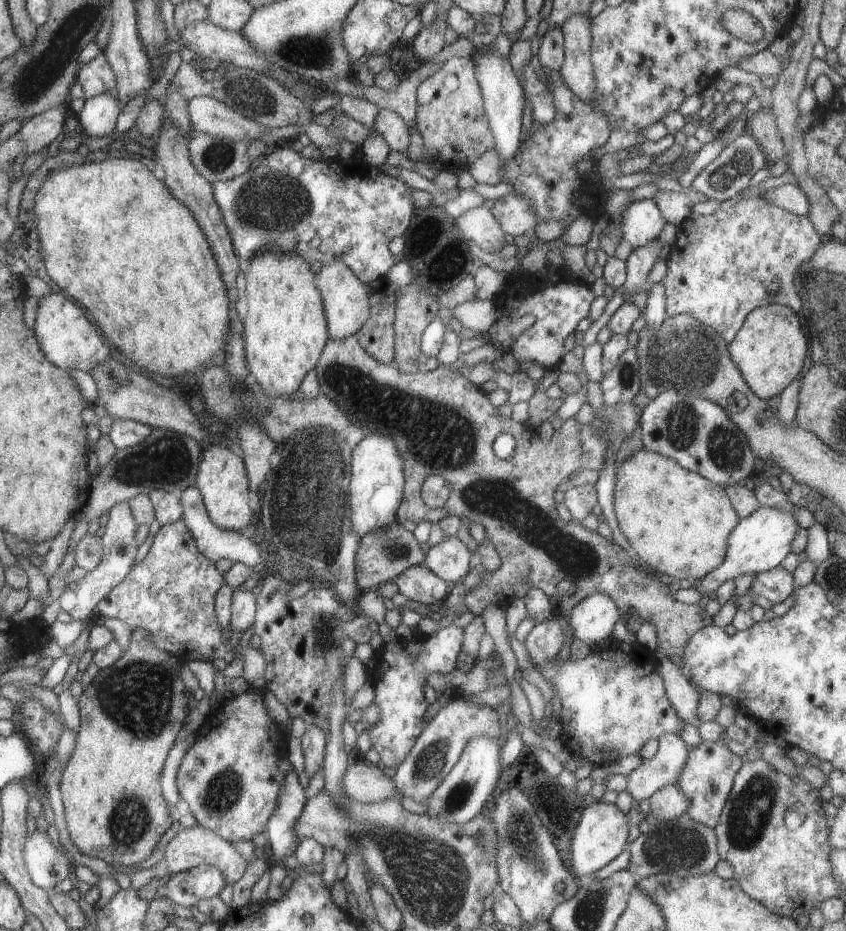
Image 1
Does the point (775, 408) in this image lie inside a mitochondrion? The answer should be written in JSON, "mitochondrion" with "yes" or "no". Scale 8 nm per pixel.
{"mitochondrion":"no"}

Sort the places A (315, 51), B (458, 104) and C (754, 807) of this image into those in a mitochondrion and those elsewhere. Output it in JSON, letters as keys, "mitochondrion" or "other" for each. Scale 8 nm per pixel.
{"A":"mitochondrion","B":"mitochondrion","C":"mitochondrion"}

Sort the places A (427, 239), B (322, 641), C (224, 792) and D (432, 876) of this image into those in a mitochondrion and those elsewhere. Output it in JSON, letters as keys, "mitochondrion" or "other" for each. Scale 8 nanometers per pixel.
{"A":"other","B":"mitochondrion","C":"mitochondrion","D":"mitochondrion"}

